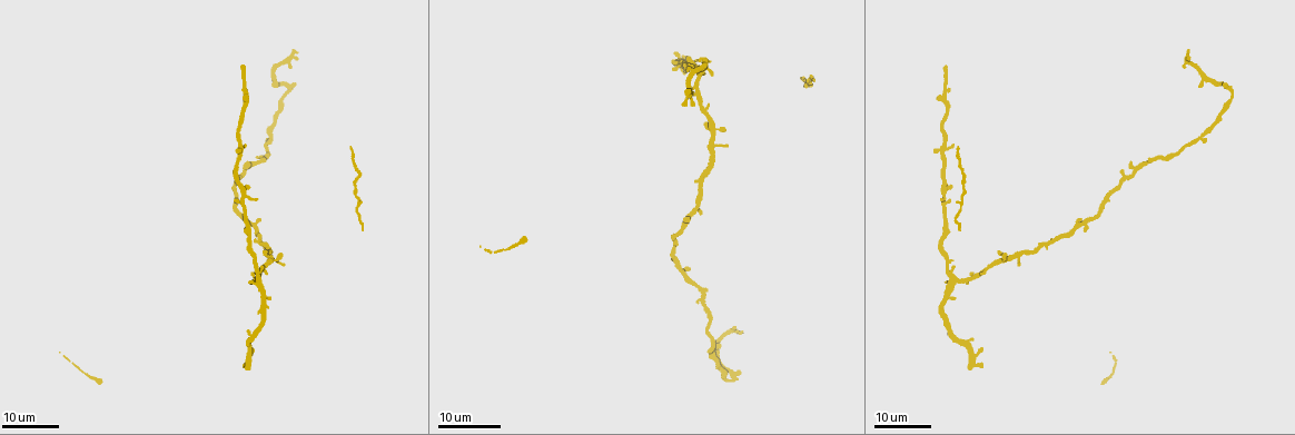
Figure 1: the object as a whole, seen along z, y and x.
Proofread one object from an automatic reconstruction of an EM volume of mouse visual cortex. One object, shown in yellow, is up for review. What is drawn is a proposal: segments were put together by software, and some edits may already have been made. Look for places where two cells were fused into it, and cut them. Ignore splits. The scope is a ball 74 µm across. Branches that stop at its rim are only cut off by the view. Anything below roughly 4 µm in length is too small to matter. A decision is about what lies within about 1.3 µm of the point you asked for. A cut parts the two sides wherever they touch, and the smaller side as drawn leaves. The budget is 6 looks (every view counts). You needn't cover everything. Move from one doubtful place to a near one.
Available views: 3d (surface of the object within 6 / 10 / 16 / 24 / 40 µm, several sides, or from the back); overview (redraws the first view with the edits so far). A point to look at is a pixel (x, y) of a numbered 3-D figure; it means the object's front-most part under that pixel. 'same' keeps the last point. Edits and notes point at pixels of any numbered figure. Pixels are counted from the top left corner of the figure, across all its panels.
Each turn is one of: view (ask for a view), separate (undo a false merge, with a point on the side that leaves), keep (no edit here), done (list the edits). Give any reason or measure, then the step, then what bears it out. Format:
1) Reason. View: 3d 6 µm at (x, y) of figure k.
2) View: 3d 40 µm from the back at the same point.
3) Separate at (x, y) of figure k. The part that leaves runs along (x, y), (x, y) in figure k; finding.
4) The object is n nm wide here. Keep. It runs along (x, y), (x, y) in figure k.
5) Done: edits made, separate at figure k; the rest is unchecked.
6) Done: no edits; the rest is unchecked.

View: 3d 24 µm at (712, 127) of figure 1.

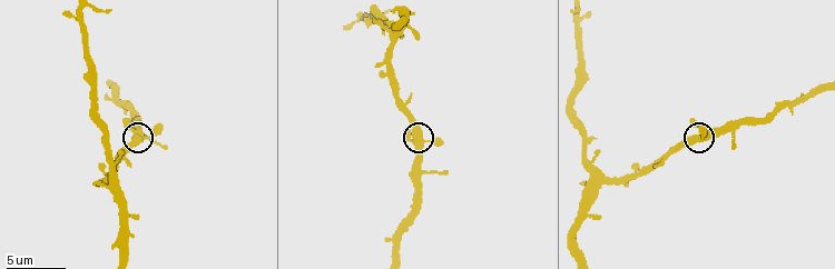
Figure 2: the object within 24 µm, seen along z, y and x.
View: 3d 10 µm at (417, 138) of figure 2.

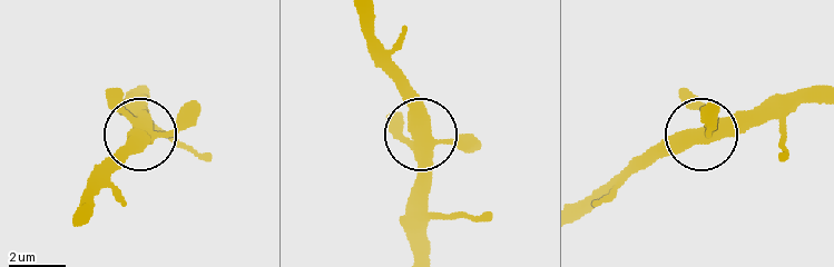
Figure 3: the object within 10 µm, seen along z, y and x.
4 arms meet here. Keep. Continuous, no second cell.

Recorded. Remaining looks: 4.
Thin arm on a thick one. View: 3d 16 µm at (1083, 222) of figure 1.

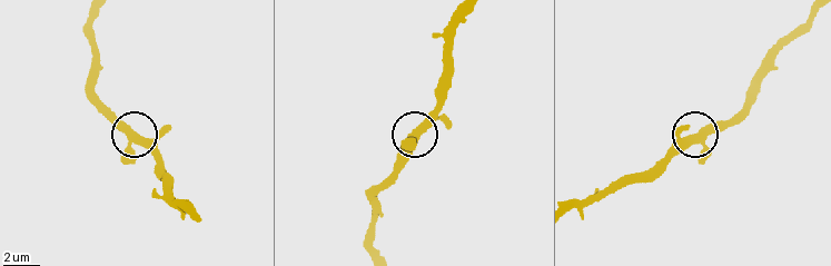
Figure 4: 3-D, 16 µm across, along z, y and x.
Closer look. View: 3d 6 µm at (701, 138) of figure 4.

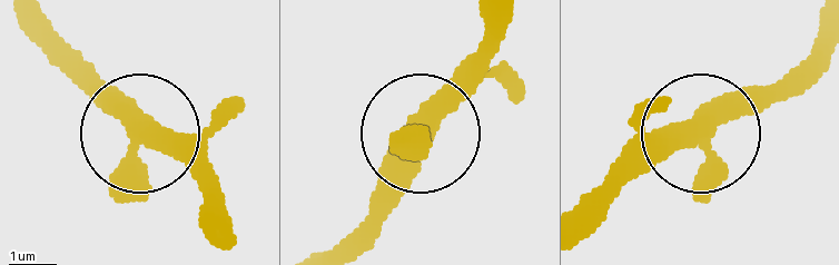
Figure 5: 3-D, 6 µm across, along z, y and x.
The side arm is 41 µm long. Keep. It runs along (511, 11), (367, 223) in figure 5; one cell here.

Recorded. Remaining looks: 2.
View: 3d 10 µm at (116, 180) of figure 2.

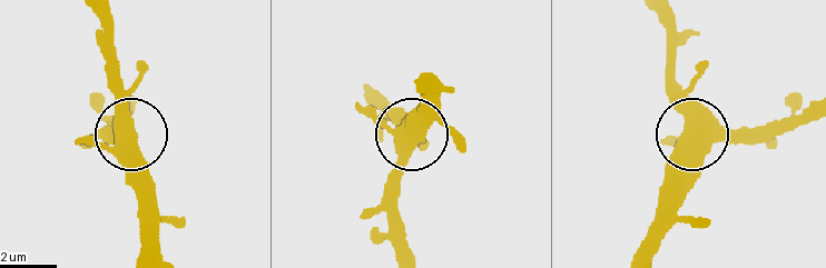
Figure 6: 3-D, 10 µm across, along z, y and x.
Keep. It runs along (813, 106), (747, 131), (697, 131), (676, 75), (676, 48) in figure 6; one cell here.

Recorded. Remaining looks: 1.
Done: no edits; the rest is unchecked.

